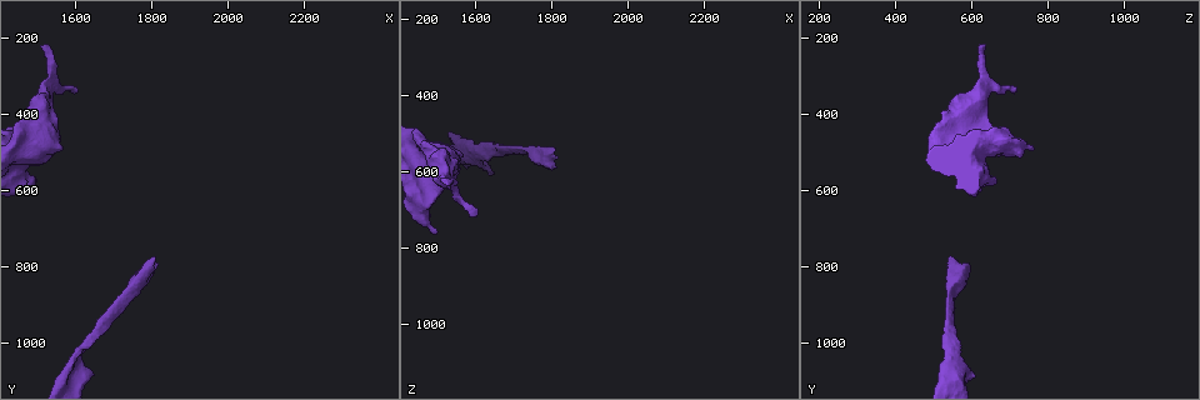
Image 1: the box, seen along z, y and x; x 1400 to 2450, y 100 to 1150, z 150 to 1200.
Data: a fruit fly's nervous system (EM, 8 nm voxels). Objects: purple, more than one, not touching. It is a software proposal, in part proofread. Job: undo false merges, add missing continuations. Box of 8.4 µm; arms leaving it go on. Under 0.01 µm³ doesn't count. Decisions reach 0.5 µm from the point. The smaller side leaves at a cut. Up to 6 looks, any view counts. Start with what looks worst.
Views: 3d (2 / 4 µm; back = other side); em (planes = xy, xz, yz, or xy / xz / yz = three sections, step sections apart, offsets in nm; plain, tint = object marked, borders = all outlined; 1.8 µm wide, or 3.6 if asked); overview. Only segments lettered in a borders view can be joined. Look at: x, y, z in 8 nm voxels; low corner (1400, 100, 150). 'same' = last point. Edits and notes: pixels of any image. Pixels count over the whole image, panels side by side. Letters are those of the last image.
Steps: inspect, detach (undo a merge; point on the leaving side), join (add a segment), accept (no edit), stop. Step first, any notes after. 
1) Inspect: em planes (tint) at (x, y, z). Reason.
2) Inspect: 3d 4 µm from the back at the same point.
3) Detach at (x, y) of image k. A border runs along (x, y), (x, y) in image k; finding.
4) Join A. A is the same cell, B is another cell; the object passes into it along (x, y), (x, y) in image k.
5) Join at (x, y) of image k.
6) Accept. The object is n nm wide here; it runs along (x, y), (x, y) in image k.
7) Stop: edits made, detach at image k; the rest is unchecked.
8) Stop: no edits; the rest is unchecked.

Inspect: 3d 4 µm at (1810, 770, 545). End of a long branch.

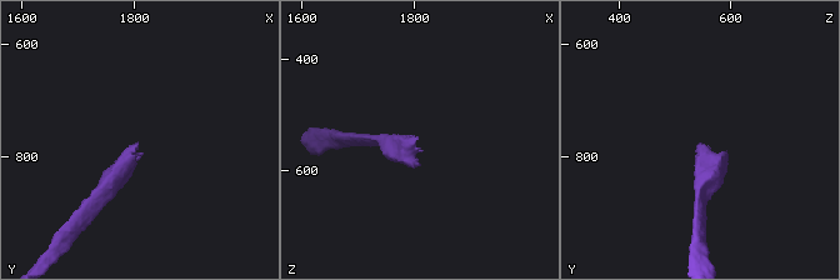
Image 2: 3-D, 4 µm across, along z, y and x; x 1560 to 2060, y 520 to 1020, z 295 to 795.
Inspect: em planes (plain) at (1800, 775, 540).

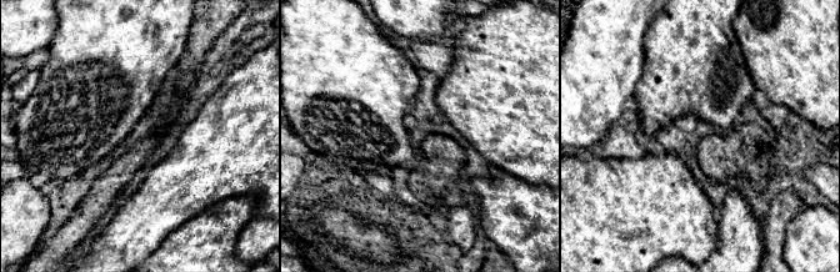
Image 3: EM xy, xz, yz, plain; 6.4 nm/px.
Inspect: em planes (borders) at the same point.

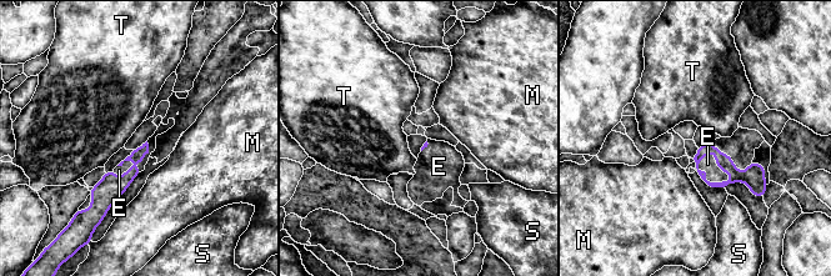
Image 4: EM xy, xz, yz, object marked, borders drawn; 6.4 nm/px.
Join at (707, 164) of image 4. E is the same cell, M, S and T are other cells; the object passes into it along (725, 164), (711, 182), (707, 164) in image 4; it goes on there.

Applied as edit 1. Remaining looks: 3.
Inspect: 3d 4 µm at (1630, 1085, 615). An open end.

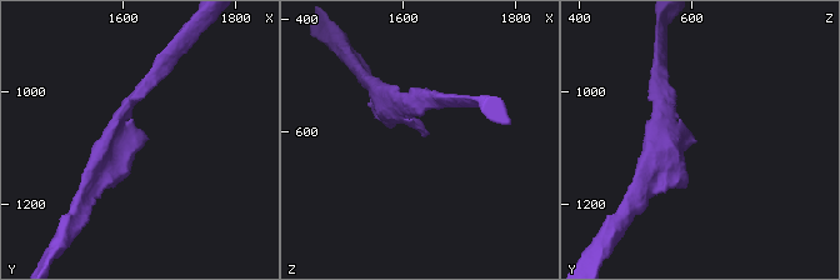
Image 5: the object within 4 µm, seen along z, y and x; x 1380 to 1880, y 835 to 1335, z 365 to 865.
Inspect: em planes (borders) at (1635, 1085, 610).

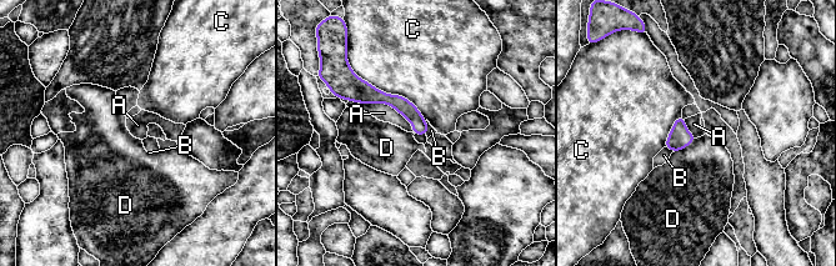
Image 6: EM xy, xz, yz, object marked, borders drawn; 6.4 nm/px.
Accept. A, B, C and D are other cells; a border runs along (359, 103), (385, 103), (425, 135) in image 6; no lettered segment goes on from it.

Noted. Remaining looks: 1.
Stop: edits made, join at image 4; the rest is unchecked.

